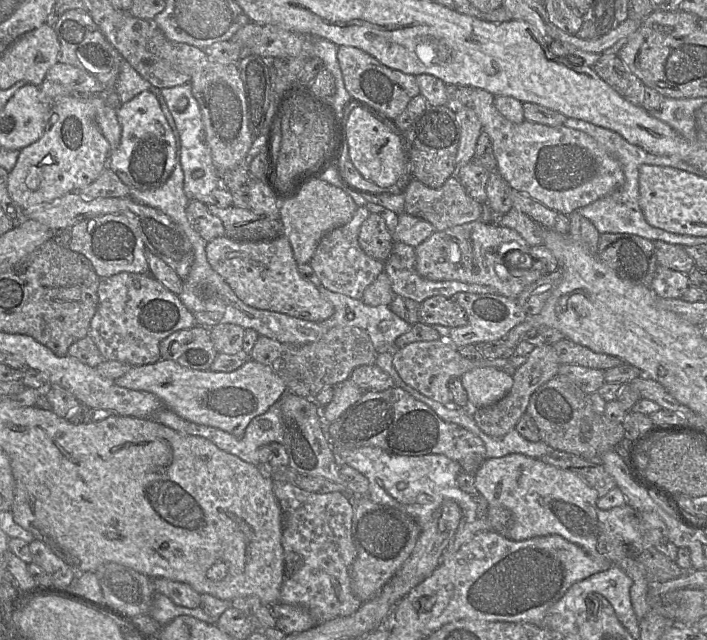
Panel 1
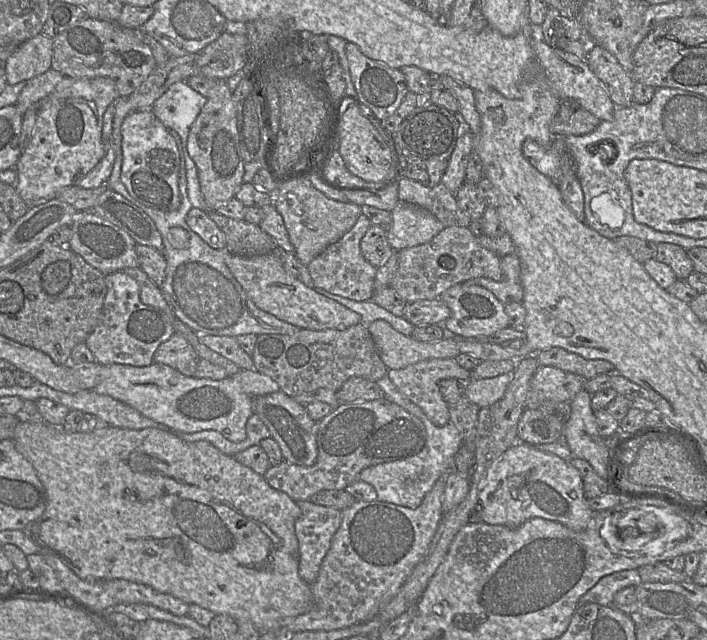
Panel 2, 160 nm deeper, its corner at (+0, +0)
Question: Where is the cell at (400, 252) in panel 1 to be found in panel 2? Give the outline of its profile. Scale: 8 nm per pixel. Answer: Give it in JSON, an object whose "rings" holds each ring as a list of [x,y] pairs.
{"rings":[[[515,252],[501,258],[502,280],[479,277],[469,279],[463,284],[478,285],[489,291],[504,305],[511,302],[522,302],[523,287],[520,280],[520,262]]]}

